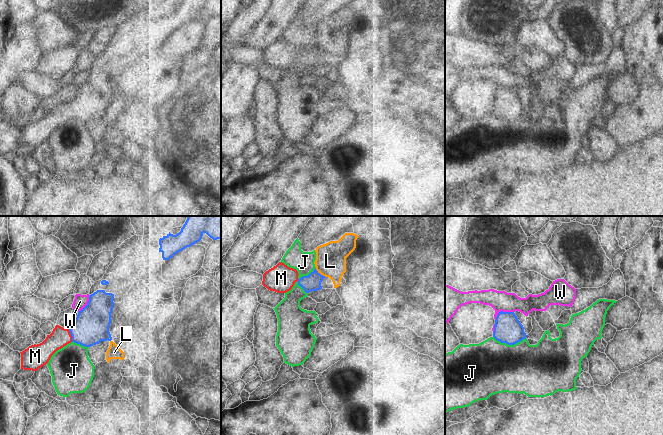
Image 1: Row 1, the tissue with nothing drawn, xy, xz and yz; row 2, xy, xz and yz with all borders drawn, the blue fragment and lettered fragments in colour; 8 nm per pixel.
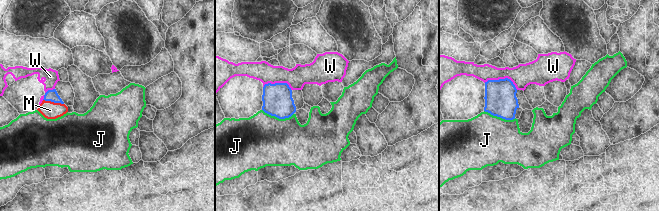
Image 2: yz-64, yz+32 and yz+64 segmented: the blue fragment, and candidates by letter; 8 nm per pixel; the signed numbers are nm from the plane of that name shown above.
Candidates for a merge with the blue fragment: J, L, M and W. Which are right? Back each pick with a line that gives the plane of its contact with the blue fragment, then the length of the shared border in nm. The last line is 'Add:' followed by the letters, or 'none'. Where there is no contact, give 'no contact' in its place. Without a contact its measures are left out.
M: contact in xy; length 120 nm
Add: M

